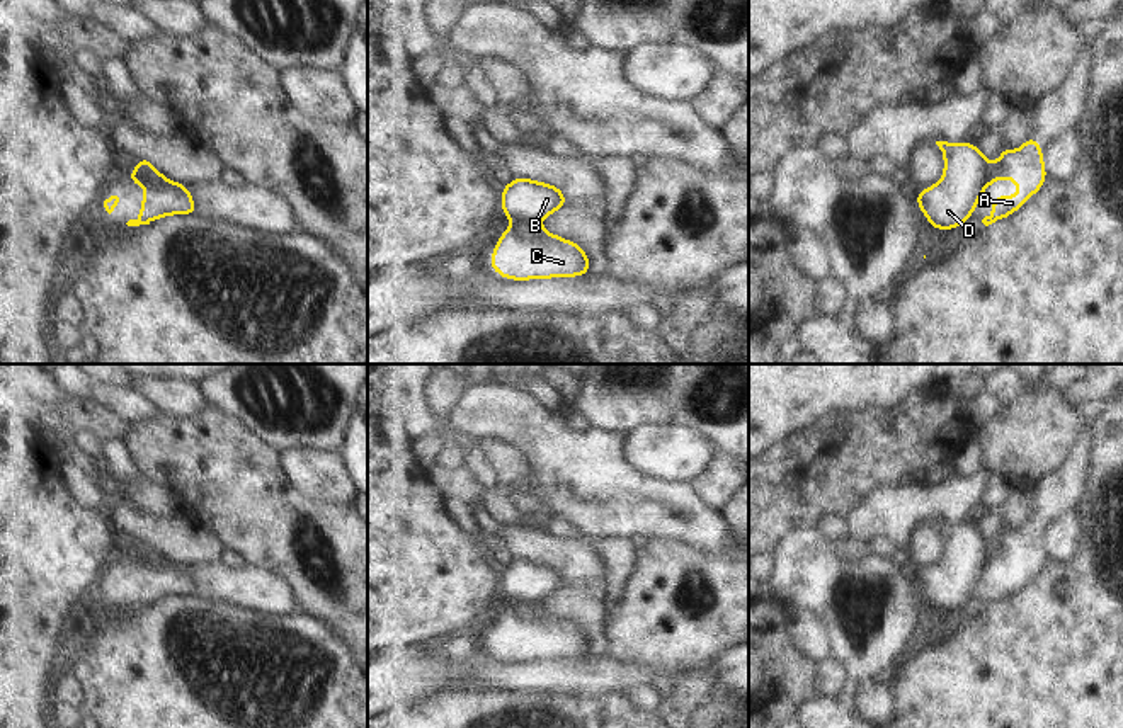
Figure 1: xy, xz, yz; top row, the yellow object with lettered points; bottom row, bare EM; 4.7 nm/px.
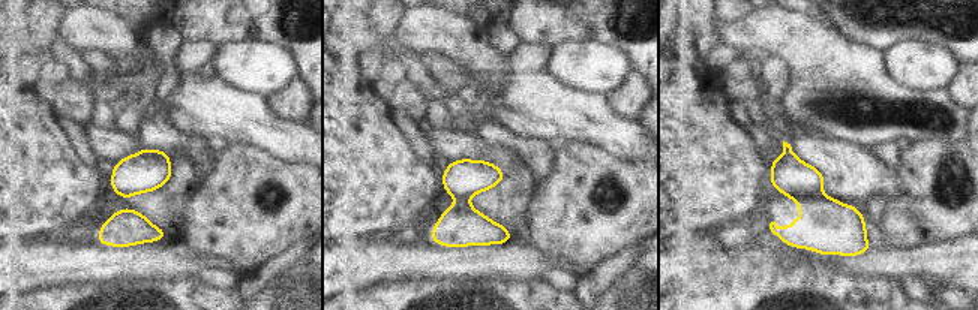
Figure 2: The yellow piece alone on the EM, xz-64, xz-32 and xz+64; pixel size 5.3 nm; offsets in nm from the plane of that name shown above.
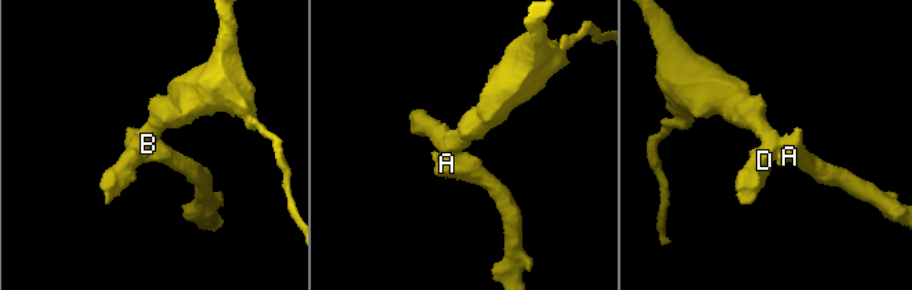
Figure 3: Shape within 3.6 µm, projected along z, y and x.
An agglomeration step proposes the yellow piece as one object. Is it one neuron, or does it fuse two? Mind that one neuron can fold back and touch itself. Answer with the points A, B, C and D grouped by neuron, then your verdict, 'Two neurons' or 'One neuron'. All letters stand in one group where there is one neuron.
Groups: A C / B D. Two neurons

